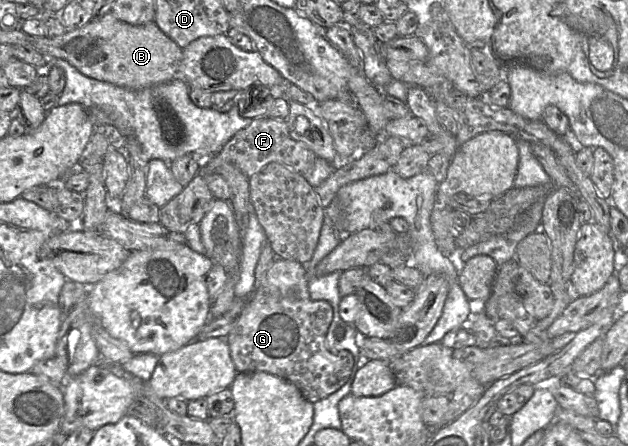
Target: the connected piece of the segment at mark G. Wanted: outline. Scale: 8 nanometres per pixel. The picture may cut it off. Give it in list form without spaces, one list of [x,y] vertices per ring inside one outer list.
[[[276,258],[225,339],[237,373],[263,371],[275,375],[294,384],[308,401],[315,403],[347,382],[354,358],[347,350],[332,354],[326,348],[333,308],[325,300],[312,300],[308,285],[304,264]]]

